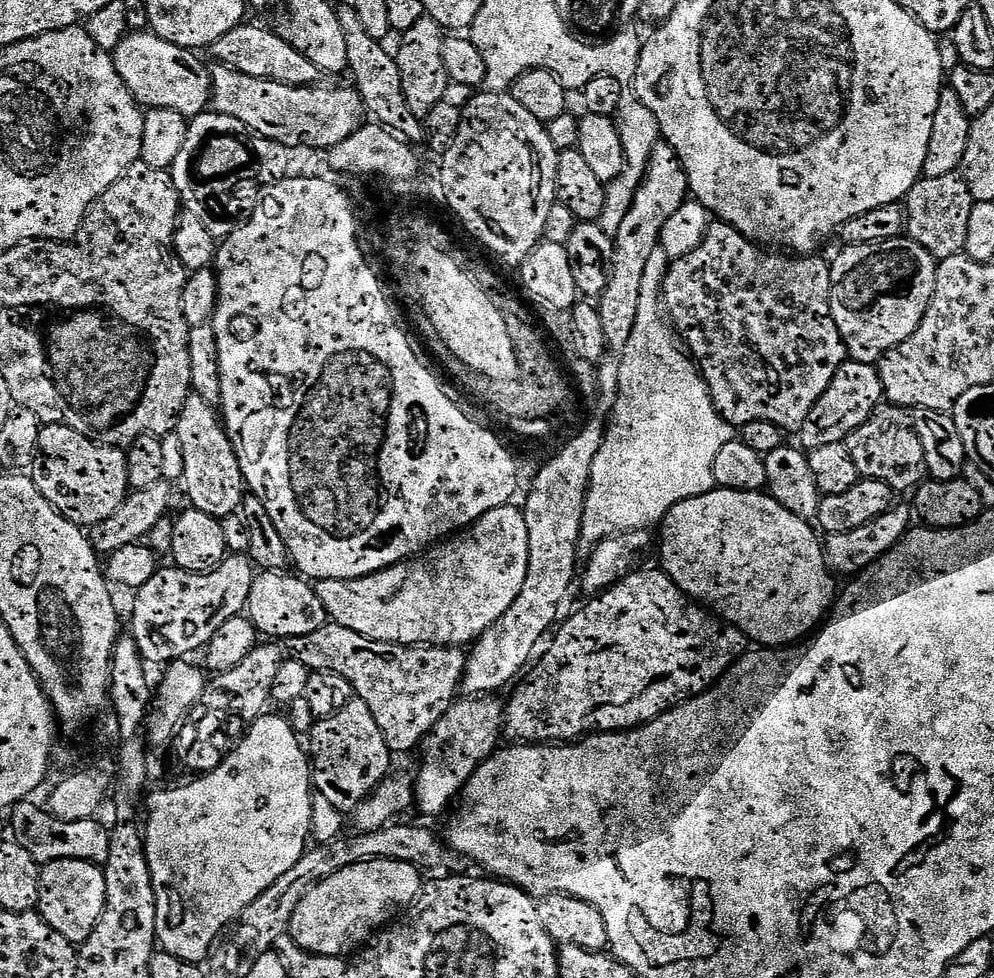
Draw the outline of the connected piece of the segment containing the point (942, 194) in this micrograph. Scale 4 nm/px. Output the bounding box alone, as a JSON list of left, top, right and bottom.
[906,174,973,261]

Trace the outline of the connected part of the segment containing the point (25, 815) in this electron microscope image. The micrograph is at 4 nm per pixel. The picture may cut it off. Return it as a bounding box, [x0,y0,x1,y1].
[11,799,111,866]

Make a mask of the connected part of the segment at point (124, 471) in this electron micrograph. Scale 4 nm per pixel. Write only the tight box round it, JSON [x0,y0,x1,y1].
[34,424,130,530]

